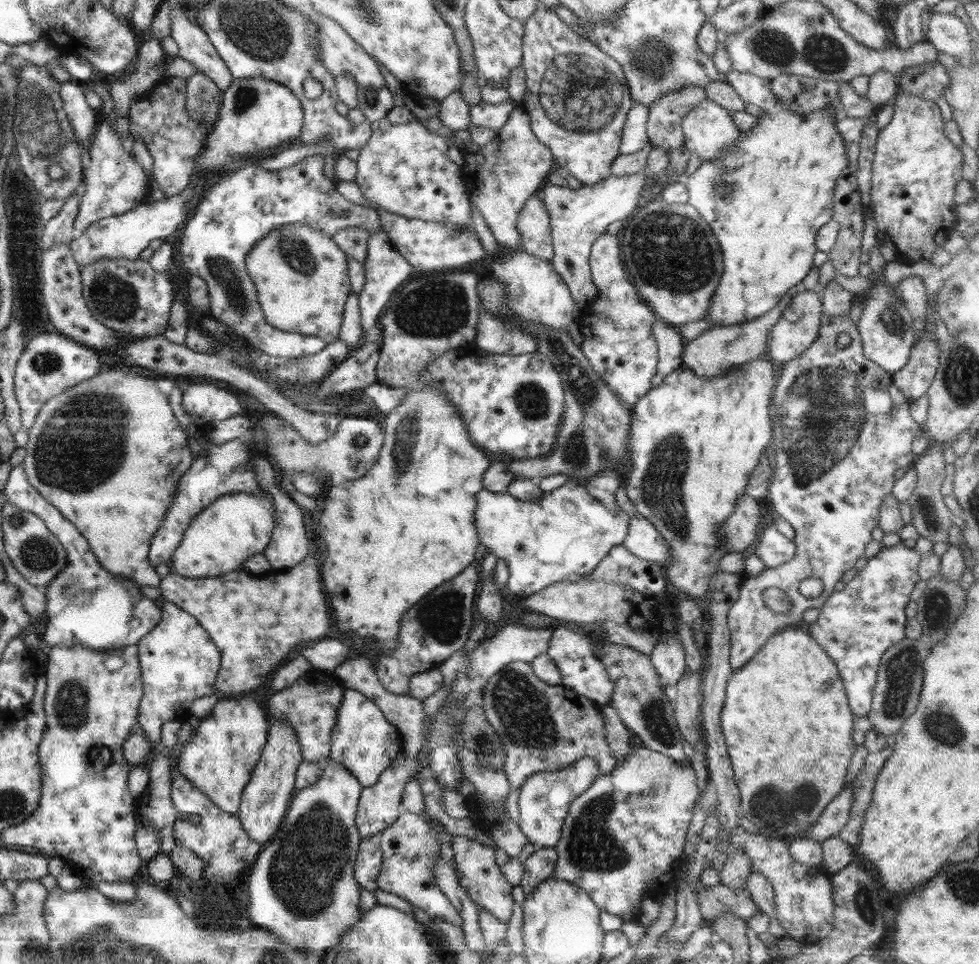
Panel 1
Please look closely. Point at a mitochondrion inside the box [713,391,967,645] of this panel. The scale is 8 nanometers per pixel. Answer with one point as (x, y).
(936, 604)

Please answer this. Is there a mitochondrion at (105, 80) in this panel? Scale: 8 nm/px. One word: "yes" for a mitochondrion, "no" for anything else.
no

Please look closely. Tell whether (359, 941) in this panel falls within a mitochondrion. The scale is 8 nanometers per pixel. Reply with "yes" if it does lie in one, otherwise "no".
no

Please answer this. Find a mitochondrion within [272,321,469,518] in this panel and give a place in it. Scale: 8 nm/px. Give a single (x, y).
(407, 432)

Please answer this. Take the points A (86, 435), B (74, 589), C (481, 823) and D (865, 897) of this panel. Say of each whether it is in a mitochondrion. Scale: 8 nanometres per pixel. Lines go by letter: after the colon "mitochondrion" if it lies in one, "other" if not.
A: mitochondrion
B: mitochondrion
C: other
D: mitochondrion

